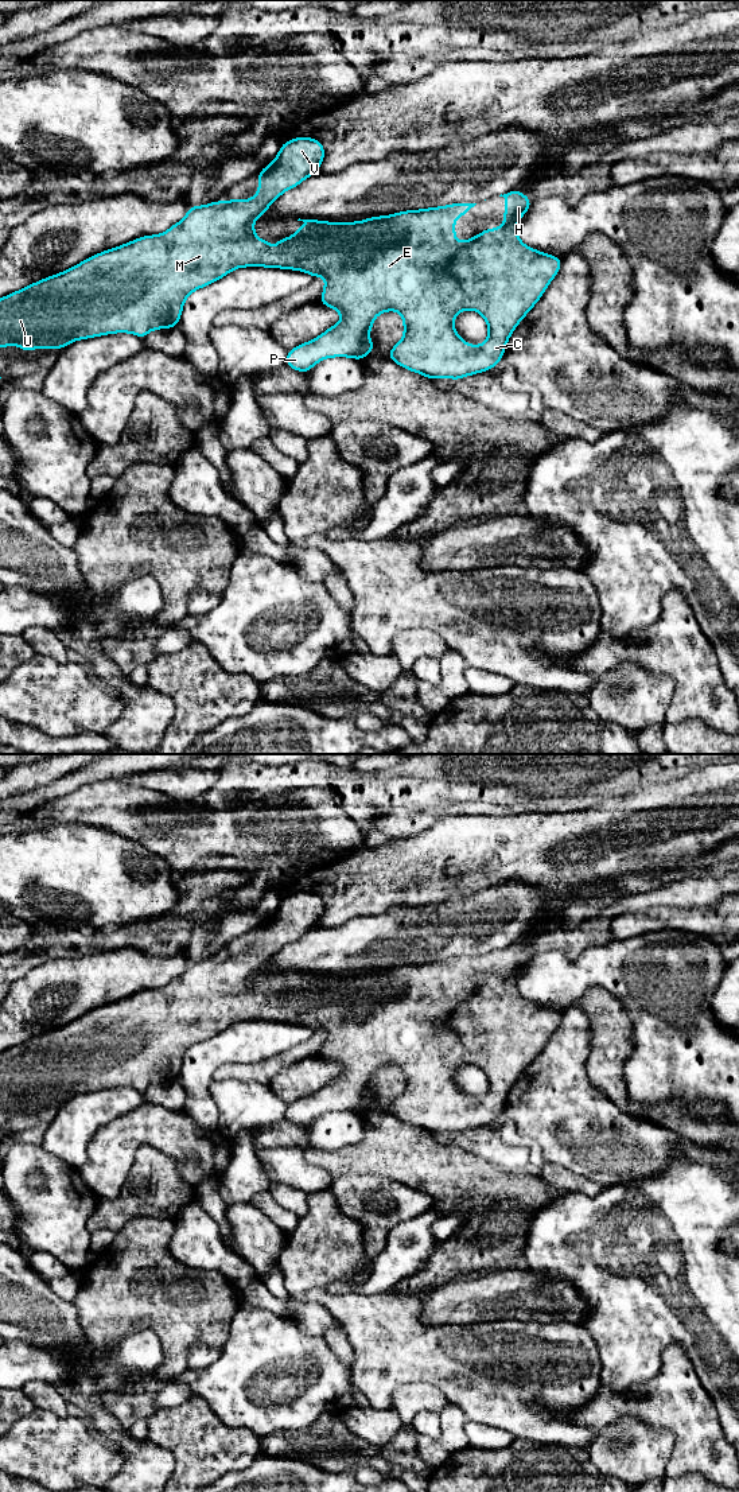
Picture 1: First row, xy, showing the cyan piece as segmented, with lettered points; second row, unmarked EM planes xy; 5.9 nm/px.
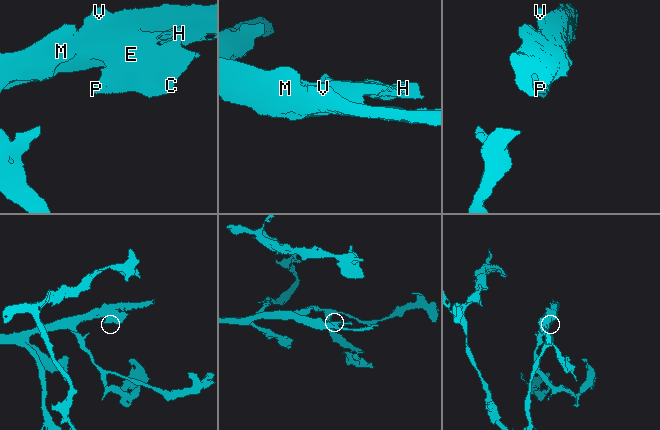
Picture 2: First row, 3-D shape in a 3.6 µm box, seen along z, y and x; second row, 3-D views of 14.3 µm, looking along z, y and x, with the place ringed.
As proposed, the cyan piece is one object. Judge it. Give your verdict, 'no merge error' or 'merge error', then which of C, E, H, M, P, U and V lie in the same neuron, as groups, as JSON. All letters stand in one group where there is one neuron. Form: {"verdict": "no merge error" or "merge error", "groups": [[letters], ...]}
{"verdict": "no merge error", "groups": [["C", "E", "H", "M", "P", "U", "V"]]}

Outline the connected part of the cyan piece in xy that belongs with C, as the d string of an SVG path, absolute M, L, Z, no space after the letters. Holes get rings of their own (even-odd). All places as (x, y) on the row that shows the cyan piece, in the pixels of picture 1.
M299 136L293 140L289 140L280 147L280 151L276 159L258 172L258 195L257 197L242 197L242 198L236 198L234 201L222 201L222 202L214 201L206 206L190 206L186 217L180 222L171 226L163 234L144 236L141 238L136 238L131 241L129 244L124 244L114 249L101 252L96 256L89 257L87 260L83 260L78 265L65 272L46 277L23 290L19 290L11 295L1 298L0 299L0 347L8 347L8 345L12 343L19 346L20 350L32 350L32 349L40 349L40 347L59 350L61 347L67 346L69 343L77 339L94 338L98 335L113 334L113 333L132 333L137 335L139 338L144 338L151 330L175 327L182 315L182 308L183 308L186 298L195 290L206 287L217 281L218 279L226 276L230 271L236 268L256 265L256 267L303 271L310 273L312 277L324 276L326 284L324 284L323 294L319 298L319 302L342 314L342 322L339 325L337 323L331 326L327 331L324 331L318 338L310 342L306 342L303 345L299 345L293 347L292 350L287 351L285 365L289 366L291 369L306 373L319 361L324 358L330 358L330 357L351 357L358 361L363 360L366 354L374 350L373 341L367 337L369 331L372 330L374 318L381 312L392 311L392 310L398 311L404 320L404 338L401 339L400 343L394 345L390 353L386 355L388 358L394 361L397 365L405 369L409 369L411 372L420 373L431 380L435 380L435 378L460 380L466 376L482 373L482 372L486 372L487 369L493 369L502 360L507 339L514 331L514 329L517 327L517 325L530 311L530 308L540 300L548 284L557 275L561 267L560 257L545 255L533 248L529 248L524 245L520 237L517 236L517 224L530 207L532 201L528 197L525 197L520 190L509 191L503 195L501 194L499 197L503 197L506 199L506 211L502 215L502 219L506 222L506 225L499 226L497 229L486 229L482 233L479 233L477 237L462 241L462 242L458 242L455 240L454 221L459 215L468 214L470 209L474 207L477 203L459 202L455 205L448 205L442 207L408 210L408 211L396 213L393 215L372 217L369 219L363 219L358 222L345 222L345 224L299 218L297 221L304 222L304 229L302 230L300 228L296 228L296 232L292 237L283 238L283 240L280 238L273 240L273 242L281 246L280 249L273 250L269 246L271 241L260 240L256 237L256 232L252 228L252 225L256 222L256 219L261 214L267 213L271 203L276 198L279 198L284 191L296 187L310 175L318 174L318 168L322 164L323 159L324 159L324 148L319 140L304 137L304 136ZM462 310L475 310L486 319L489 326L489 338L481 346L472 346L464 342L454 330L454 318Z

